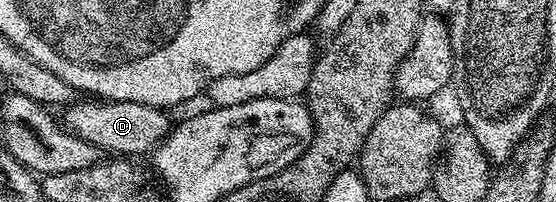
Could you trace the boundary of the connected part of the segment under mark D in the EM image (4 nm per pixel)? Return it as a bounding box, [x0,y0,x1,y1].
[62,100,170,156]

